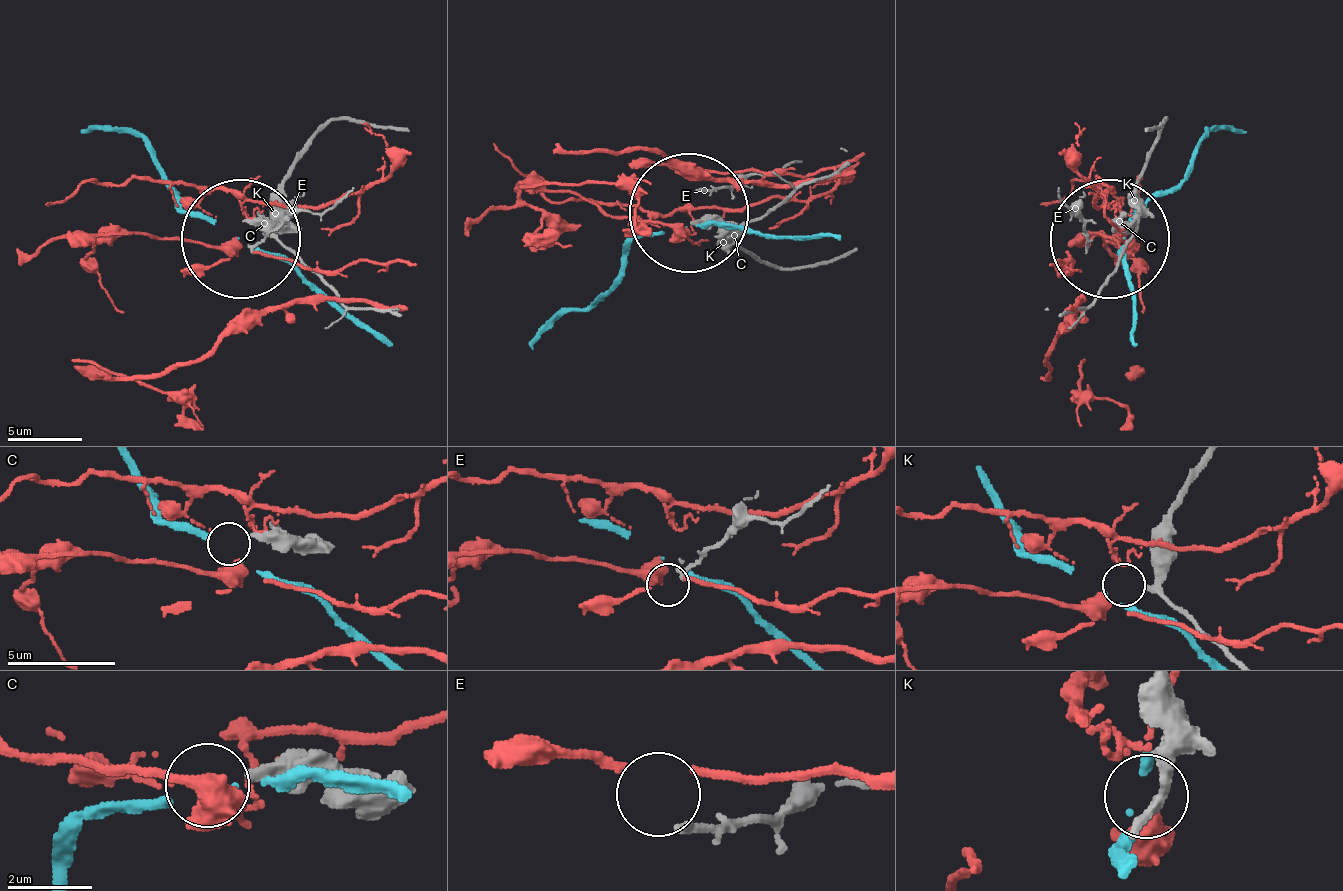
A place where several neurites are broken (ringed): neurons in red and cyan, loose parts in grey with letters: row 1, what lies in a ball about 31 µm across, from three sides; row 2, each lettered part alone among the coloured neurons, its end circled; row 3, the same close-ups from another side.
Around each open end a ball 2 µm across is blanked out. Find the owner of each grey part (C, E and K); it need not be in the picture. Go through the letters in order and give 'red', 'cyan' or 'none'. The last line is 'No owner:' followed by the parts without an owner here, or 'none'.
C: none
E: none
K: none
No owner: C, E, K

